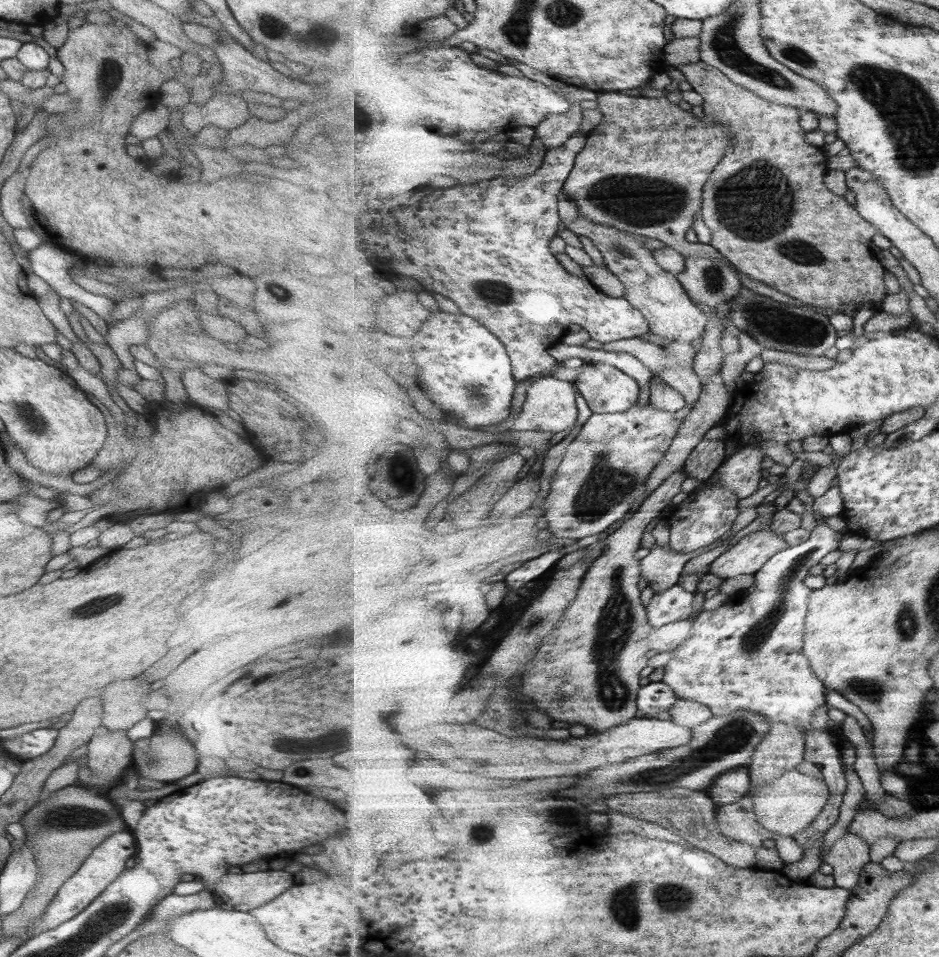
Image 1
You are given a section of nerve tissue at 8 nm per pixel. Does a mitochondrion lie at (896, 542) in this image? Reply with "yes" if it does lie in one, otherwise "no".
no

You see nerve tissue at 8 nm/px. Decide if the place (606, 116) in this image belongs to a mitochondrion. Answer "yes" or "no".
no

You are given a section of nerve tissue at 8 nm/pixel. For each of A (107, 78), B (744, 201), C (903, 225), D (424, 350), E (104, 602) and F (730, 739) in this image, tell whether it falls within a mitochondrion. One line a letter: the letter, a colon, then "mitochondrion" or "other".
A: mitochondrion
B: mitochondrion
C: other
D: other
E: mitochondrion
F: mitochondrion

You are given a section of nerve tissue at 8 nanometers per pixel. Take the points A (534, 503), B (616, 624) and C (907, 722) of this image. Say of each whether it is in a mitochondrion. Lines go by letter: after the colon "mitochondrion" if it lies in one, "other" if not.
A: other
B: mitochondrion
C: other

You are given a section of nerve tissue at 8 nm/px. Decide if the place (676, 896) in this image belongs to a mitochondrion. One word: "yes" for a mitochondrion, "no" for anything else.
yes

